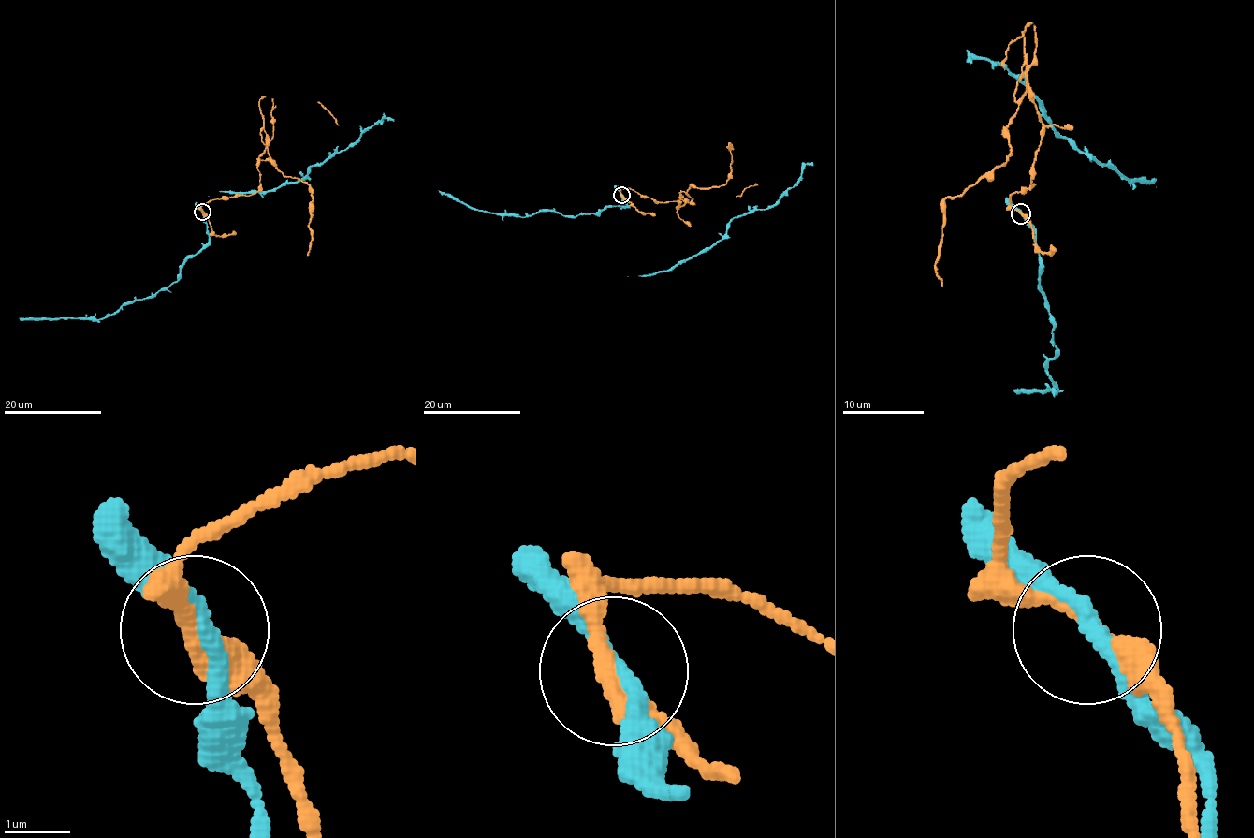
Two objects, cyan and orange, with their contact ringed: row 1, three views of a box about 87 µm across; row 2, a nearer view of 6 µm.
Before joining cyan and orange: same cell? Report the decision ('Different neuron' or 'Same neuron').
Different neuron

